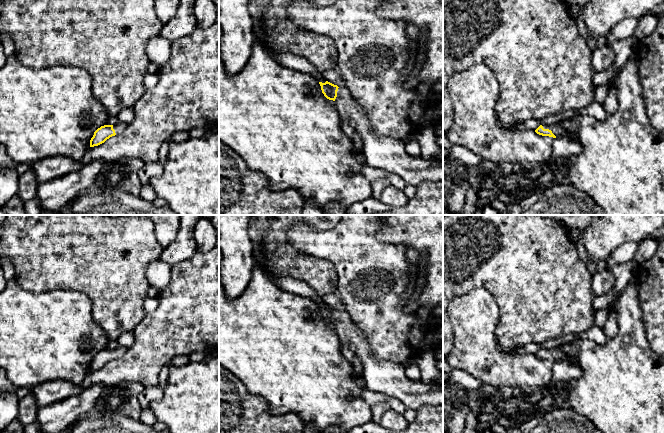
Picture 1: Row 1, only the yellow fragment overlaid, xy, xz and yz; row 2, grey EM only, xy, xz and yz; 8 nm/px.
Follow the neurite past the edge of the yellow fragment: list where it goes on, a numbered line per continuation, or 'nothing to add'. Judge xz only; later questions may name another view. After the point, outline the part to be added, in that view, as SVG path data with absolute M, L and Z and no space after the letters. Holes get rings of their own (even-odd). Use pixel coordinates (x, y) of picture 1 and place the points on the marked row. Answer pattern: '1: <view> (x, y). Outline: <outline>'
1: xz (380, 152). Outline: M338 88L334 102L341 120L352 123L362 138L361 152L367 165L397 175L412 186L425 181L443 181L443 163L409 155L402 140L377 136L347 88Z

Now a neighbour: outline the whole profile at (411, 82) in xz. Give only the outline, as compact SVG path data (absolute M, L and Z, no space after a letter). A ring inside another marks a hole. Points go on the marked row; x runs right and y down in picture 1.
M426 27L420 30L415 65L414 68L412 69L412 72L409 74L409 76L405 81L405 88L407 89L415 89L418 85L417 77L425 63L425 46L427 32L428 29Z

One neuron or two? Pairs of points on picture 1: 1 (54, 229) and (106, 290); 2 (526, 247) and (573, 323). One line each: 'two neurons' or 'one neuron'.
1: one neuron
2: one neuron

